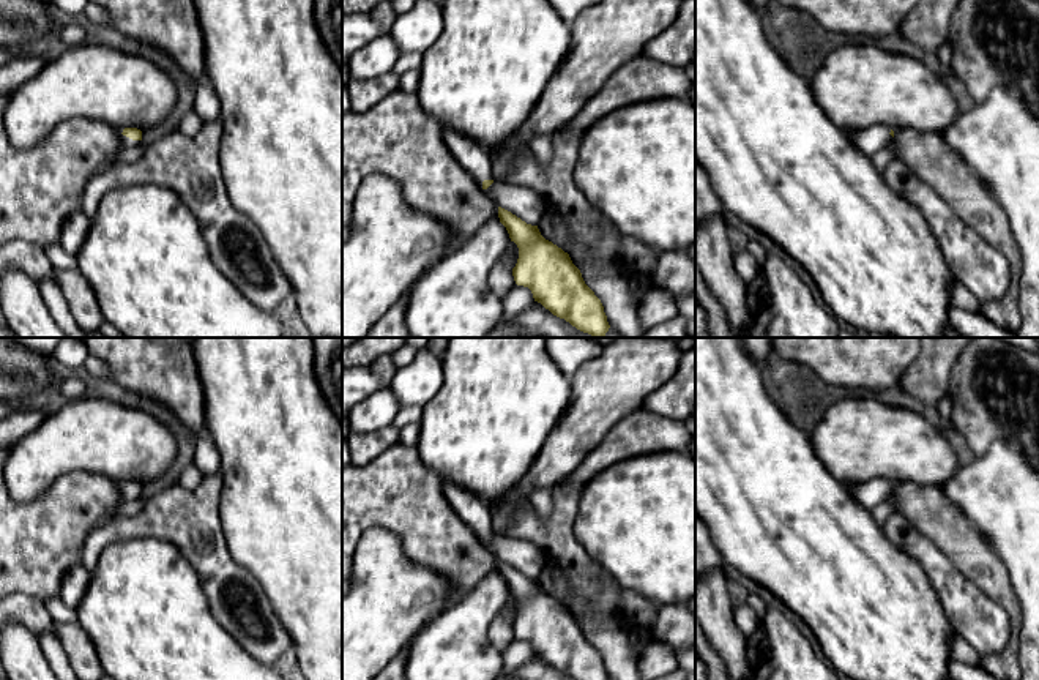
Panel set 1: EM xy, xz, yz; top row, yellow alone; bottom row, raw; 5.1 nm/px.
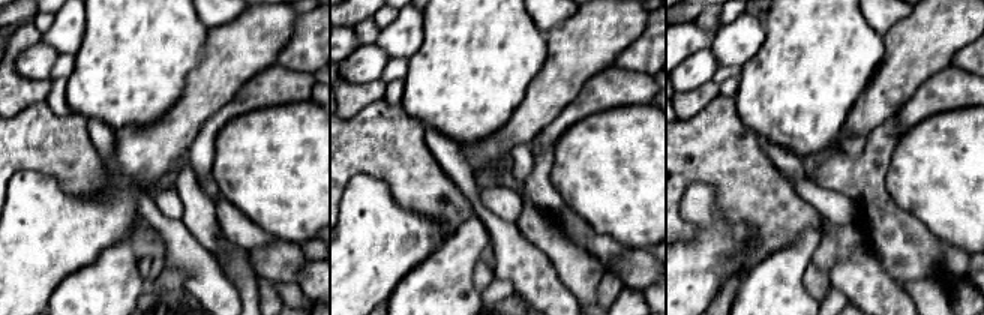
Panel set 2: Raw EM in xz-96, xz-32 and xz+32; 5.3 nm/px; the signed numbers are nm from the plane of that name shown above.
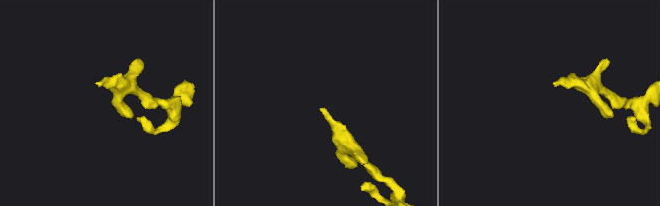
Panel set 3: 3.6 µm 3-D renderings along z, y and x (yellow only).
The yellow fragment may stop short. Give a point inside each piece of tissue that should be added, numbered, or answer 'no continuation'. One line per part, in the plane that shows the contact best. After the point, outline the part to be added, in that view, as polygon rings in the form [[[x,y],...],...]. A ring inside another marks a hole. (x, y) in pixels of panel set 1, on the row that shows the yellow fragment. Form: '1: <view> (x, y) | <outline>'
1: xy (126, 142) | [[[120,128],[120,129],[117,129],[117,131],[118,131],[118,134],[120,134],[120,144],[121,144],[123,148],[131,148],[131,147],[136,147],[136,145],[140,144],[140,140],[132,140],[132,139],[123,136],[123,134],[121,134],[121,133],[123,133],[123,128]]]

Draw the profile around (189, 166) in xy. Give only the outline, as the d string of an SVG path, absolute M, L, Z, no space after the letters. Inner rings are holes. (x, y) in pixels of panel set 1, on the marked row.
M203 123L197 136L173 131L145 147L136 163L112 163L84 191L80 210L93 219L99 202L117 188L158 185L172 189L199 221L216 270L252 305L279 311L292 293L259 226L229 199L219 164L222 123Z

